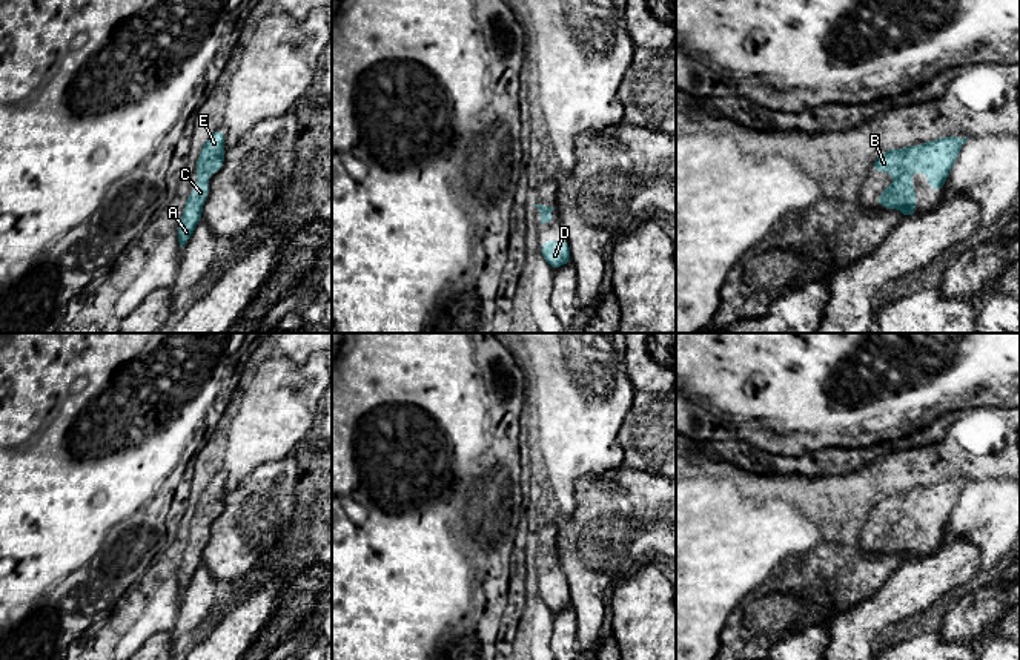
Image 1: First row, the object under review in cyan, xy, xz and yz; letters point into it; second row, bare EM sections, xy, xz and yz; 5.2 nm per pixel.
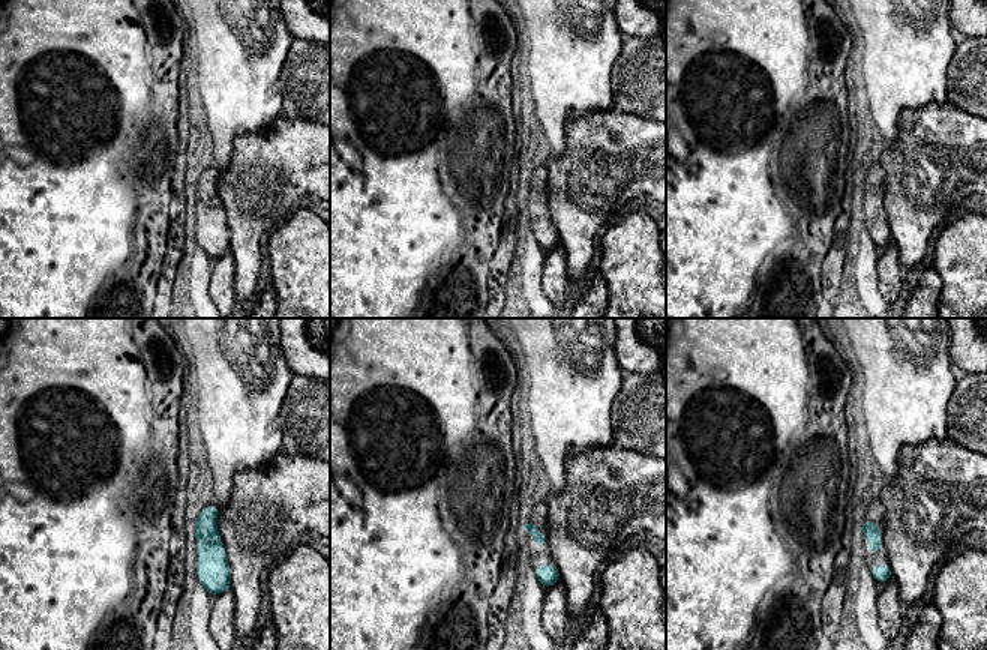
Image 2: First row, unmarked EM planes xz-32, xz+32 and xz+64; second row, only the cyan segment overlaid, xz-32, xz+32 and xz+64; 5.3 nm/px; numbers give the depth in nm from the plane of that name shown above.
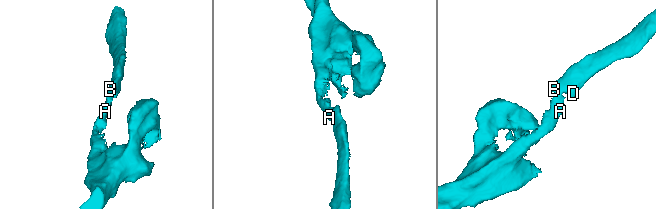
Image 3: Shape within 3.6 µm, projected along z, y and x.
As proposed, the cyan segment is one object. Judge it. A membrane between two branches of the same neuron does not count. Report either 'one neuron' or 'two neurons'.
one neuron

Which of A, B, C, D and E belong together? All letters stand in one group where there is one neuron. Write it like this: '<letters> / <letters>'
A B C D E

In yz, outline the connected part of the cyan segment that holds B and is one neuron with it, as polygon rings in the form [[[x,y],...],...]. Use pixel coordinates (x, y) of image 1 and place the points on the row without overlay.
[[[949,479],[917,490],[896,491],[876,500],[871,516],[888,516],[896,525],[882,534],[874,546],[883,553],[900,553],[903,563],[916,559],[916,531],[909,523],[914,516],[928,517],[928,533],[940,534],[959,502],[966,482]]]

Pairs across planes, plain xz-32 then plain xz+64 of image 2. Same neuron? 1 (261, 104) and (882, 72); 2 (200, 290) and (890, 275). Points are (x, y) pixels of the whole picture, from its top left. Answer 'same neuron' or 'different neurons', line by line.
1: same neuron
2: different neurons

